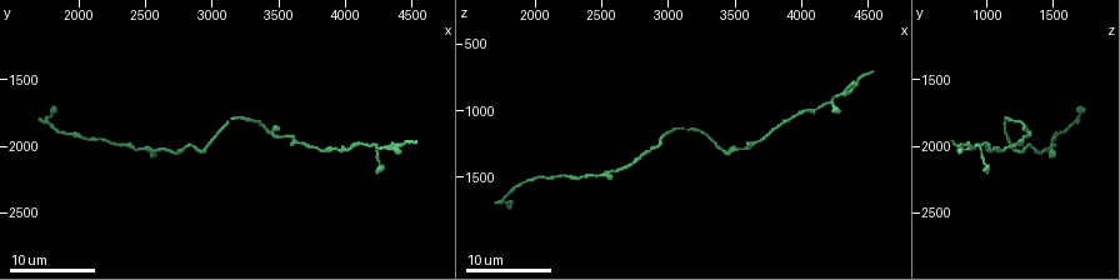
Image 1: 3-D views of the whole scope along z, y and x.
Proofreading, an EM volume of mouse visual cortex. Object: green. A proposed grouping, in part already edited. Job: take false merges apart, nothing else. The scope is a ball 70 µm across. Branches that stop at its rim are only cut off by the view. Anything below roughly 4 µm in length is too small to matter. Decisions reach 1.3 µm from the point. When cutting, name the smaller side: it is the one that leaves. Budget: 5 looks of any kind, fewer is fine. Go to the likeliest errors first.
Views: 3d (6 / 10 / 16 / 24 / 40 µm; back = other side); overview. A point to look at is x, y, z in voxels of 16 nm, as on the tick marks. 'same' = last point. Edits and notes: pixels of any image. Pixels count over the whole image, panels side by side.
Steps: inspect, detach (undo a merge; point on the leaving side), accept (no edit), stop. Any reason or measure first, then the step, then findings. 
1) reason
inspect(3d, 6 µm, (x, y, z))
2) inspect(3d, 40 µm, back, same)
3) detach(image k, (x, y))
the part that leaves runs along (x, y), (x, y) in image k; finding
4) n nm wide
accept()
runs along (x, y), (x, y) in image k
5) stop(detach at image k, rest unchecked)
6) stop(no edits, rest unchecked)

thin neck
inspect(3d, 16 µm, (2480, 2000, 1480))

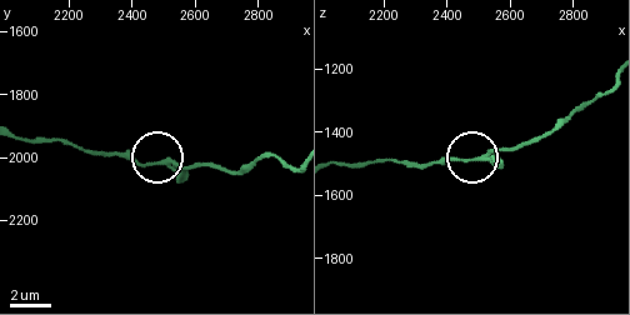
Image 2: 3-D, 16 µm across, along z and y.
from behind
inspect(3d, 16 µm, back, (2470, 2030, 1500))

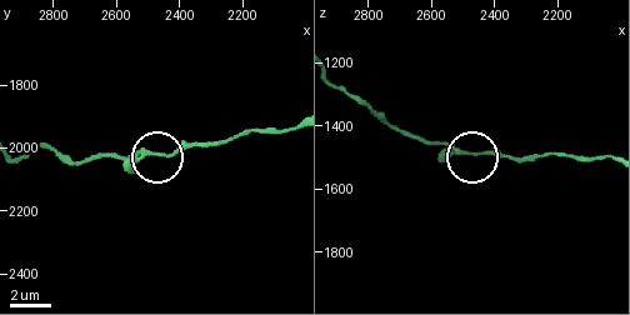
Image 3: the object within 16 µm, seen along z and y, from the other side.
accept()
runs along (21, 158), (51, 149), (83, 163), (221, 144) in image 3; all the same cell

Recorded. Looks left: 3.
calibre changes
inspect(3d, 10 µm, (3820, 2040, 1140))

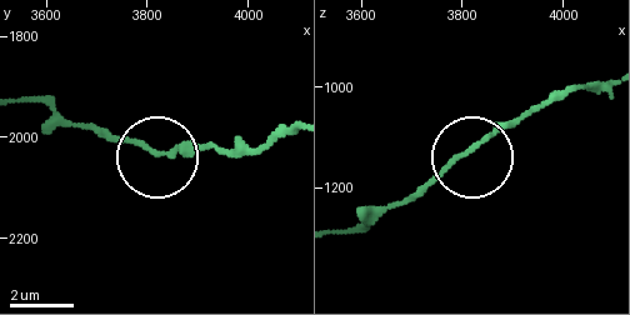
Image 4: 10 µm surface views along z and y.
inspect(3d, 10 µm, back, (3810, 2030, 1130))

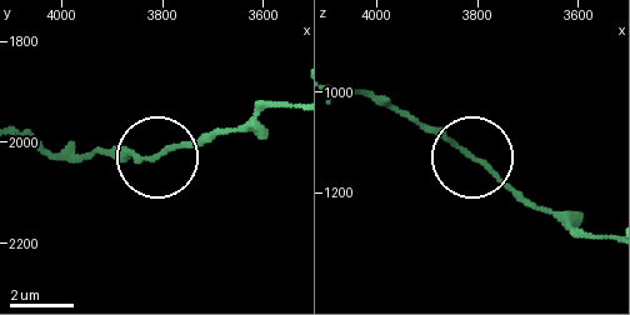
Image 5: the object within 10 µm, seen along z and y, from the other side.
140 nm wide
accept()
runs along (608, 238), (576, 231), (528, 205), (385, 100) in image 5; continuous, no second cell

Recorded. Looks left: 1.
stop(no edits, rest unchecked)

